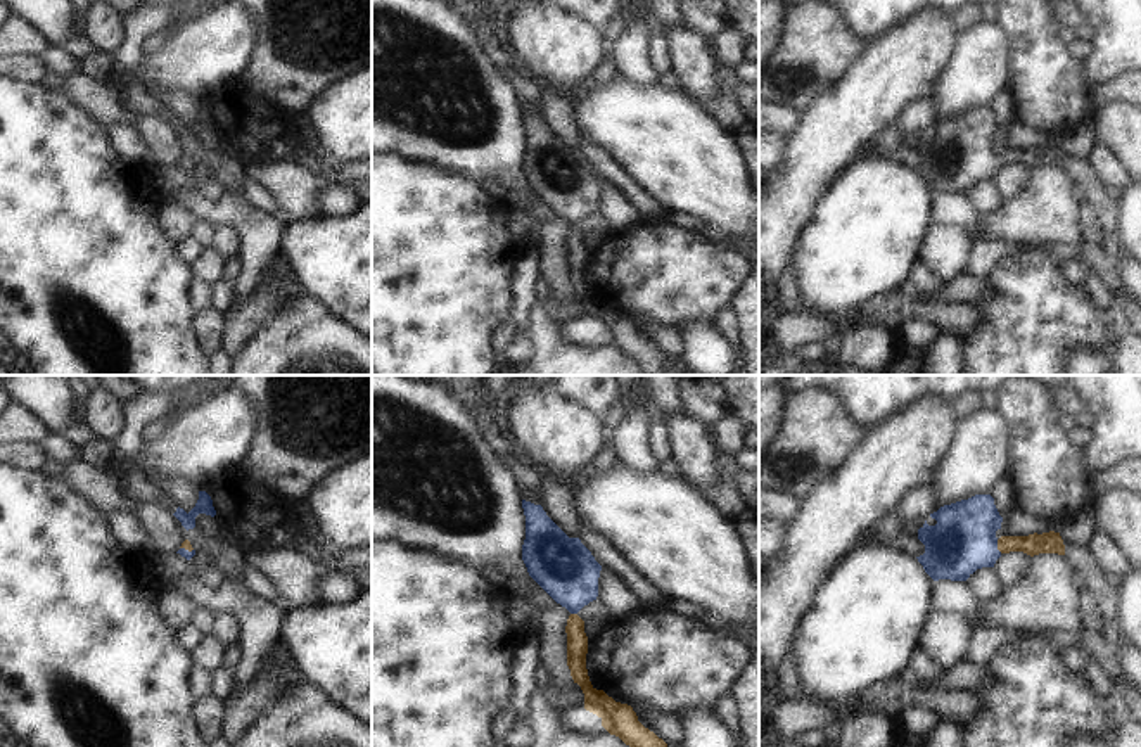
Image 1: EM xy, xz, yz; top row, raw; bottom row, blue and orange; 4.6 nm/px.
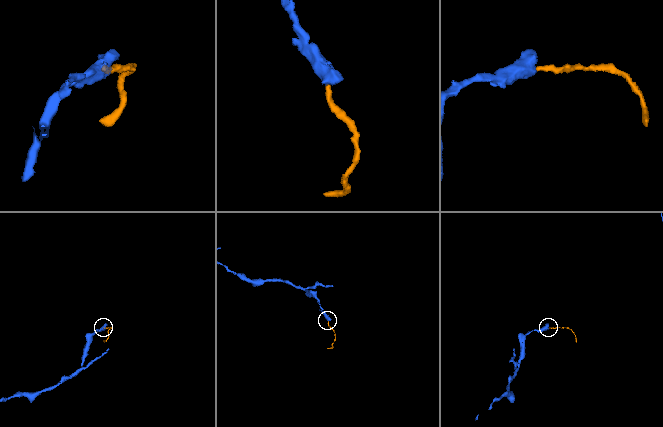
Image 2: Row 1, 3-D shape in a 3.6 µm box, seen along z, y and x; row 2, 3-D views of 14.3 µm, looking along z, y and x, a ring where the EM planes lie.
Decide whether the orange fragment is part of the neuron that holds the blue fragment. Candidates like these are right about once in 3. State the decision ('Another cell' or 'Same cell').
Same cell

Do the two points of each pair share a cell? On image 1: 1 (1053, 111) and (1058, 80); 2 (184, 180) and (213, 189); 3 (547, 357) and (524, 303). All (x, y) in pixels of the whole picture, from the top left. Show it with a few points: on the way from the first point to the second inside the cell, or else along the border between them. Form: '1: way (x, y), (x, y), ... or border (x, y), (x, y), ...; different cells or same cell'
1: way (1053, 104), (1053, 87); same cell
2: way (191, 185), (206, 189); same cell
3: border (538, 301), (529, 310), (529, 357); different cells

